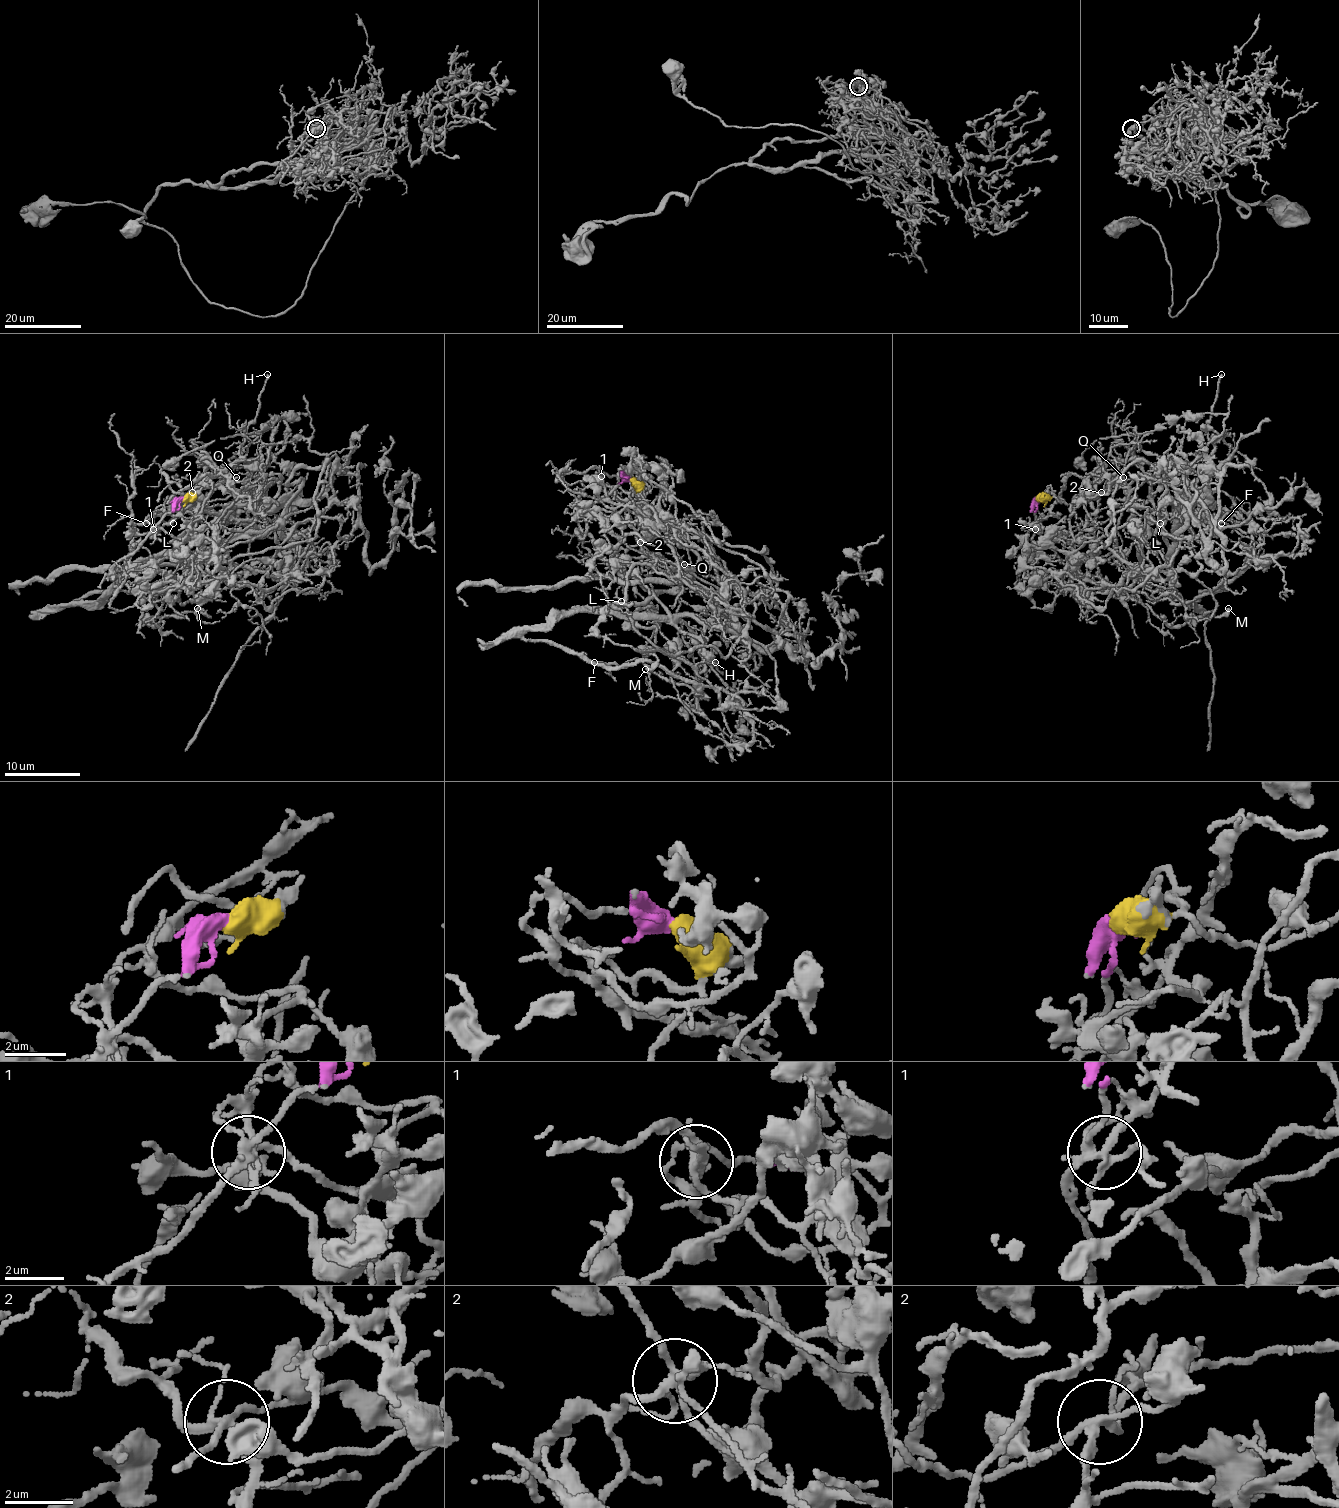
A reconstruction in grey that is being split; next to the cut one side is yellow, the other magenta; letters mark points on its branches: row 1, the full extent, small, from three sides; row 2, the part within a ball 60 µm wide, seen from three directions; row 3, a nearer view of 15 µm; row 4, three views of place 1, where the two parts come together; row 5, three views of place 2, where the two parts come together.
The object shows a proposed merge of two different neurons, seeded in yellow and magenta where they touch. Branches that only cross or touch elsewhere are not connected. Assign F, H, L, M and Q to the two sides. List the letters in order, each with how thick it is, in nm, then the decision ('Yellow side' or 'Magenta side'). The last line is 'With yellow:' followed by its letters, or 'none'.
F: Thickness 160 nm. Yellow side
H: Thickness 180 nm. Yellow side
L: Thickness 160 nm. Yellow side
M: Thickness 280 nm. Magenta side
Q: Thickness 160 nm. Yellow side
With yellow: F, H, L, Q

